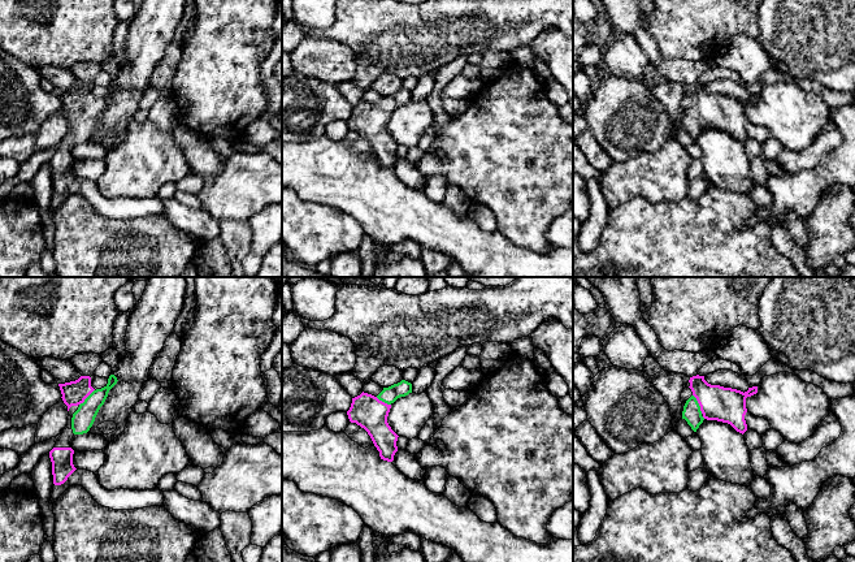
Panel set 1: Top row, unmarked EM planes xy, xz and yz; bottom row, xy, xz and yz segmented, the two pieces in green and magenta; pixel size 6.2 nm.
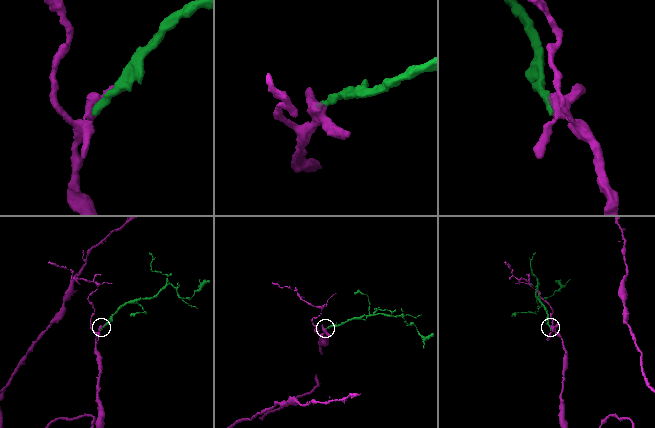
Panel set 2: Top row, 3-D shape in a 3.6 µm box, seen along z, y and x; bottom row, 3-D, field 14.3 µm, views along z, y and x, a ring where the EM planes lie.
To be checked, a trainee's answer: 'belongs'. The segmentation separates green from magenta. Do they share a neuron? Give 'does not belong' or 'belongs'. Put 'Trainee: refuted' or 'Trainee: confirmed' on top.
Trainee: confirmed
belongs

